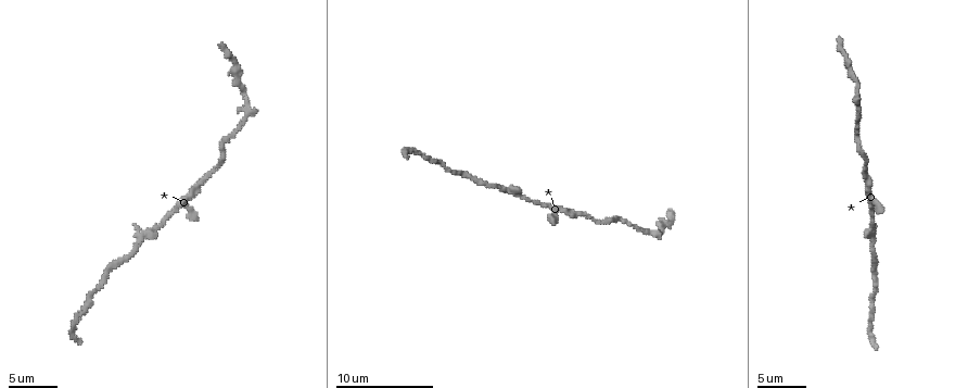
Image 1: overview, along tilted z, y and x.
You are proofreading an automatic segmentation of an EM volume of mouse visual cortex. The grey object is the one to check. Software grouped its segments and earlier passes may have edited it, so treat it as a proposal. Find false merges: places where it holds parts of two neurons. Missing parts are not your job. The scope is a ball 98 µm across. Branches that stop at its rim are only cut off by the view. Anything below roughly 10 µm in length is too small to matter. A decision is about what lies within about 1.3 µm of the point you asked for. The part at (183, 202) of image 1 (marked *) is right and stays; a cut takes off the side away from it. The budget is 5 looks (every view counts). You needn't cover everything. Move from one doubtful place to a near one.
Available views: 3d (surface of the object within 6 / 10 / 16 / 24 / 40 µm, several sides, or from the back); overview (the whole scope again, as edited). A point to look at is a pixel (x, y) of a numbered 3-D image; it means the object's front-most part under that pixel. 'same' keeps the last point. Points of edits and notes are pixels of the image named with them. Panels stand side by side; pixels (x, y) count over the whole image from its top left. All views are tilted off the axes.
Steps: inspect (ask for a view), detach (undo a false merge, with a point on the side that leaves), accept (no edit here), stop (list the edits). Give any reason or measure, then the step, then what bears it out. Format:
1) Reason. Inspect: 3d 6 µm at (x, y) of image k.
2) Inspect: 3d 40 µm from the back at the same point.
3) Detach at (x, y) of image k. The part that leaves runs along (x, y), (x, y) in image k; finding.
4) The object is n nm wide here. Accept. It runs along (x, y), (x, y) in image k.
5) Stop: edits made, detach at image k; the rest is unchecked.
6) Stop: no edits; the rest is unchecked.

Small branch off a trunk. Inspect: 3d 10 µm at (873, 236) of image 1.

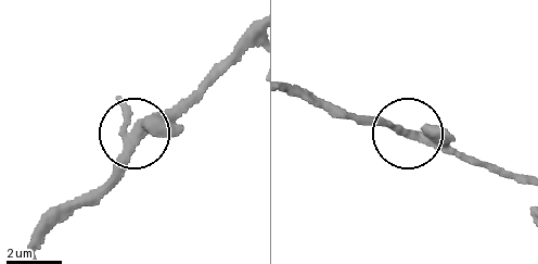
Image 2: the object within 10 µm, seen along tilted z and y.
Accept. It runs along (524, 181), (435, 142), (334, 118) in image 2; one neuron here.

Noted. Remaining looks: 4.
Inspect: 3d 16 µm at (247, 101) of image 1.

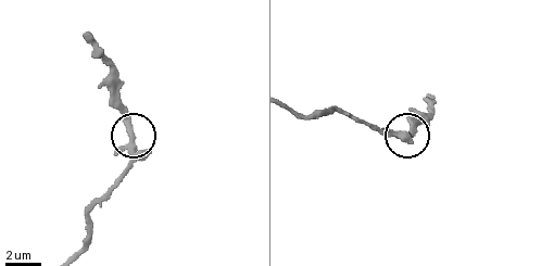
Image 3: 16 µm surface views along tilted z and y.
3 arms meet here. Accept. It runs along (77, 253), (87, 208), (129, 155), (131, 129), (120, 96) in image 3; all the same neuron.

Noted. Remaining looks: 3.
Calibre changes. Inspect: 3d 10 µm at (854, 135) of image 1.

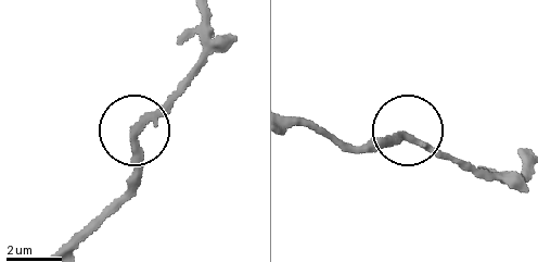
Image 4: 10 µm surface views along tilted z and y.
Accept. It runs along (63, 249), (124, 192), (138, 128), (186, 89) in image 4; continuous, no second neuron.

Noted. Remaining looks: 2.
Stop: no edits; the rest is unchecked.

